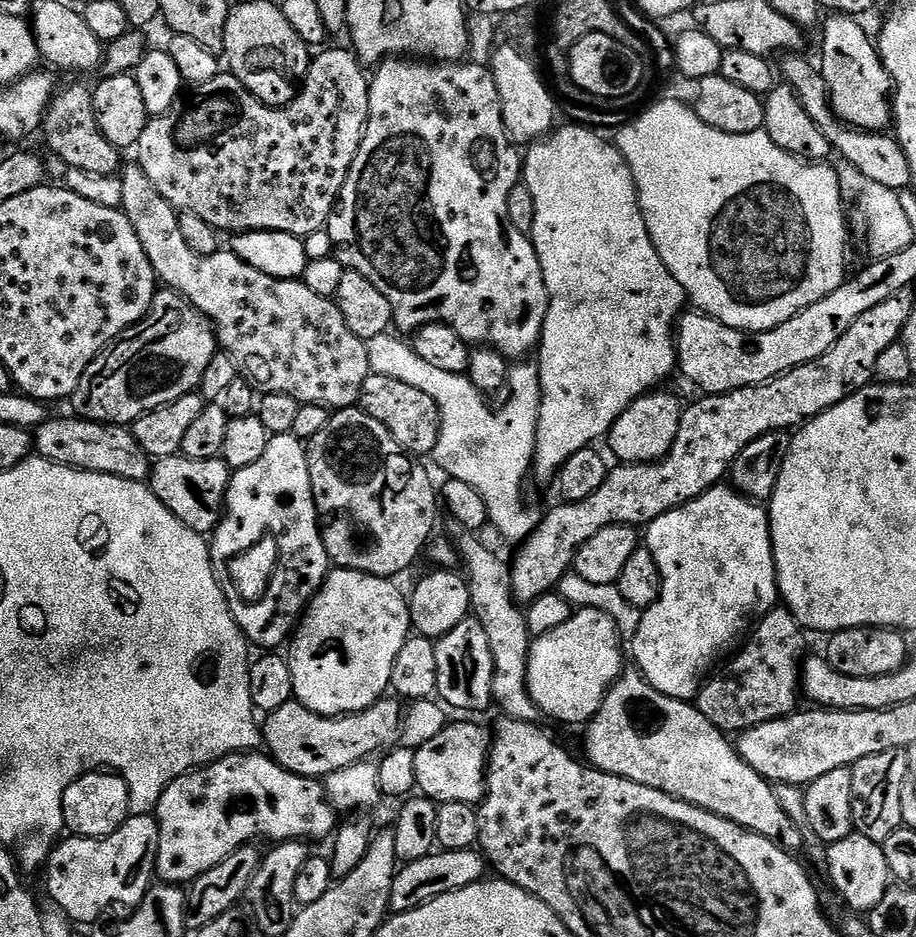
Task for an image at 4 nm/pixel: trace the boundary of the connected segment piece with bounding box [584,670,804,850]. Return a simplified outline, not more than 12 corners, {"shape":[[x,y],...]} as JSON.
{"shape":[[625,671],[587,763],[804,848],[775,787],[695,703]]}

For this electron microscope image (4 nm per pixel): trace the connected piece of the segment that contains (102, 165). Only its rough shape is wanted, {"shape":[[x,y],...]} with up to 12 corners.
{"shape":[[92,88],[57,91],[42,137],[64,164],[115,177],[121,149],[94,118]]}

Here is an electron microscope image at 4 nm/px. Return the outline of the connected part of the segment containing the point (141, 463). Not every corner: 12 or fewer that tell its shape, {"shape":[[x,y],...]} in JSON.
{"shape":[[44,420],[43,460],[147,481],[150,458],[127,427]]}

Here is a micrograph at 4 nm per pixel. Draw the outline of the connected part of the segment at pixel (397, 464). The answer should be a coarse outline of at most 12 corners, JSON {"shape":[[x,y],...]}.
{"shape":[[359,407],[306,447],[335,567],[396,578],[437,531],[423,463]]}

